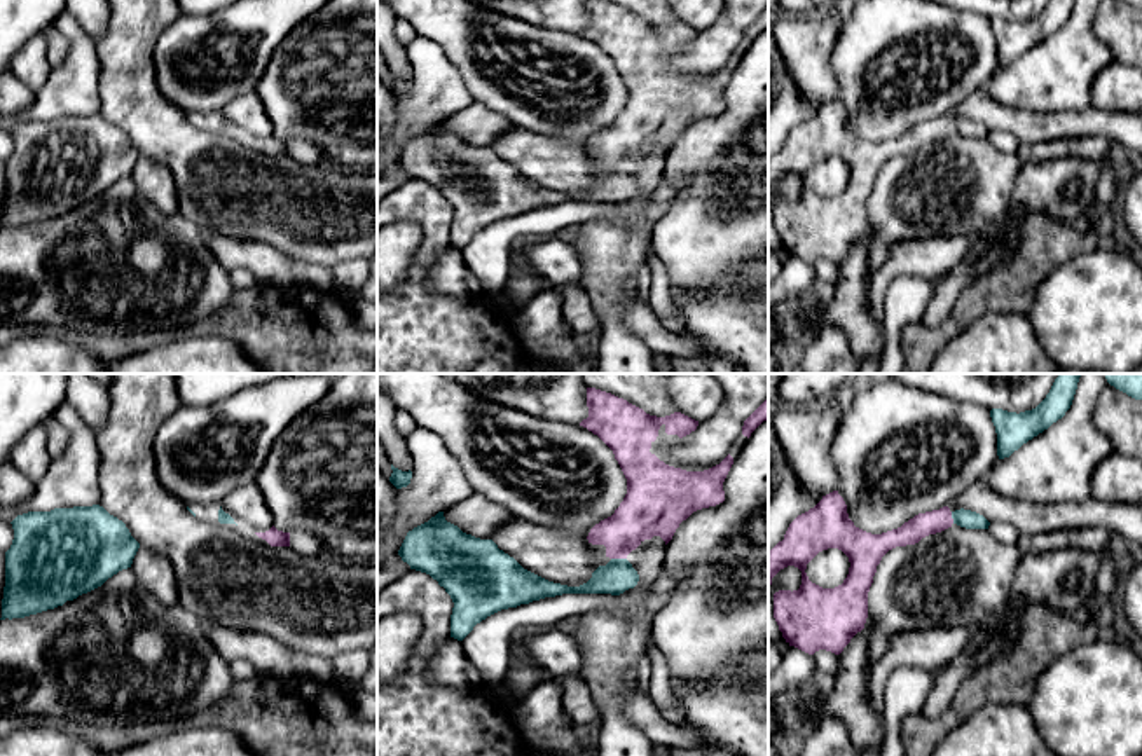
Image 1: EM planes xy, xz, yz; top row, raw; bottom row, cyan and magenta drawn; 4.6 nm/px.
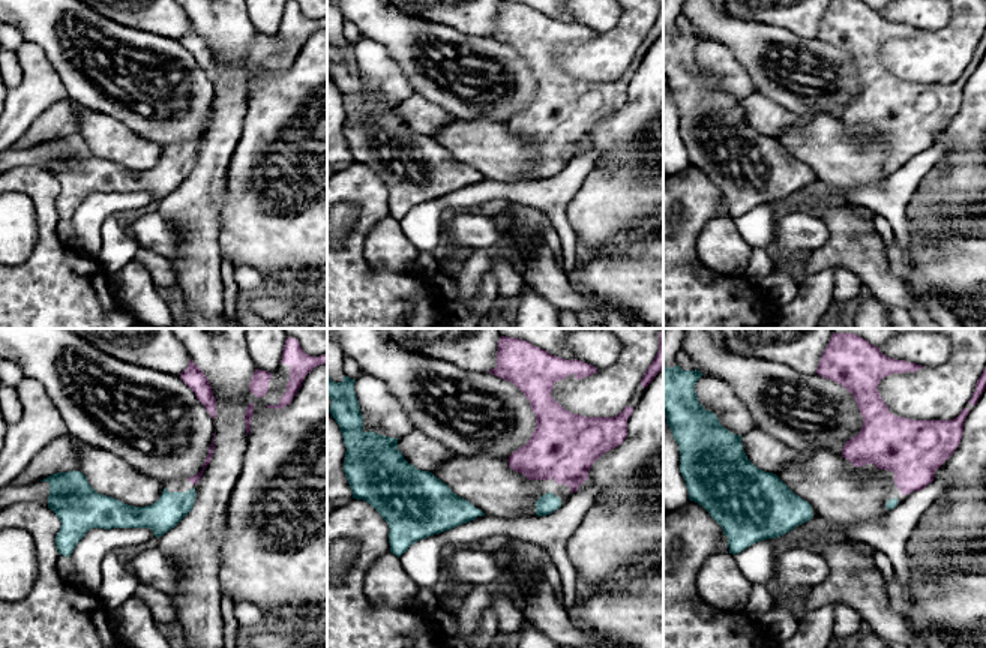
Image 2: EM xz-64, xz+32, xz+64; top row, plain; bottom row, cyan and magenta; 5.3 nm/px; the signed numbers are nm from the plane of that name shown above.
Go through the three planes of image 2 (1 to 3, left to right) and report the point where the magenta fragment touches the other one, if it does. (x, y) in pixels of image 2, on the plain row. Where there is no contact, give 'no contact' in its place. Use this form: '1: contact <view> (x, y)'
1: no contact
2: no contact
3: no contact

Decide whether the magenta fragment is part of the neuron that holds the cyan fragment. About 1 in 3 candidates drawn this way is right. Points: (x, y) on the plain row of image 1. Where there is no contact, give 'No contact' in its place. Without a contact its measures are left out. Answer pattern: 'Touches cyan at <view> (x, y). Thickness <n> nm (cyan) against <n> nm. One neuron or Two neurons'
Touches cyan at xz (619, 168). Thickness 150 nm (cyan) against 240 nm. One neuron

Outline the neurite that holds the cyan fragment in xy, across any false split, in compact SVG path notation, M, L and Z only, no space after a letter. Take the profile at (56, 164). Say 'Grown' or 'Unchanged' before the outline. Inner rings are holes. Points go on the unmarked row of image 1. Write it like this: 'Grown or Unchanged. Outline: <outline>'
Unchanged. Outline: M100 113L28 120L17 124L10 133L14 148L5 161L0 229L54 218L101 196L119 180L131 176L140 157L126 133Z

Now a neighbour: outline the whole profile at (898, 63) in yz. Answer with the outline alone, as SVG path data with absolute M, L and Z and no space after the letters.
M847 0L842 12L842 30L831 52L831 66L838 80L836 100L847 113L856 136L882 143L901 136L918 122L948 115L971 94L983 91L997 65L997 42L990 19L955 10L925 0Z

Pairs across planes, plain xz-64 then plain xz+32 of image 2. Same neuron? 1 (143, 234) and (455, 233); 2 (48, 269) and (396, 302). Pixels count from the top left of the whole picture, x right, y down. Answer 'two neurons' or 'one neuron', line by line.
1: one neuron
2: one neuron

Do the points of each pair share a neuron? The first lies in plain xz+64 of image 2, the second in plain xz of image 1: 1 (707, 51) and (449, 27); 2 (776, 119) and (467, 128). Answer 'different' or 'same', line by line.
1: different
2: same

